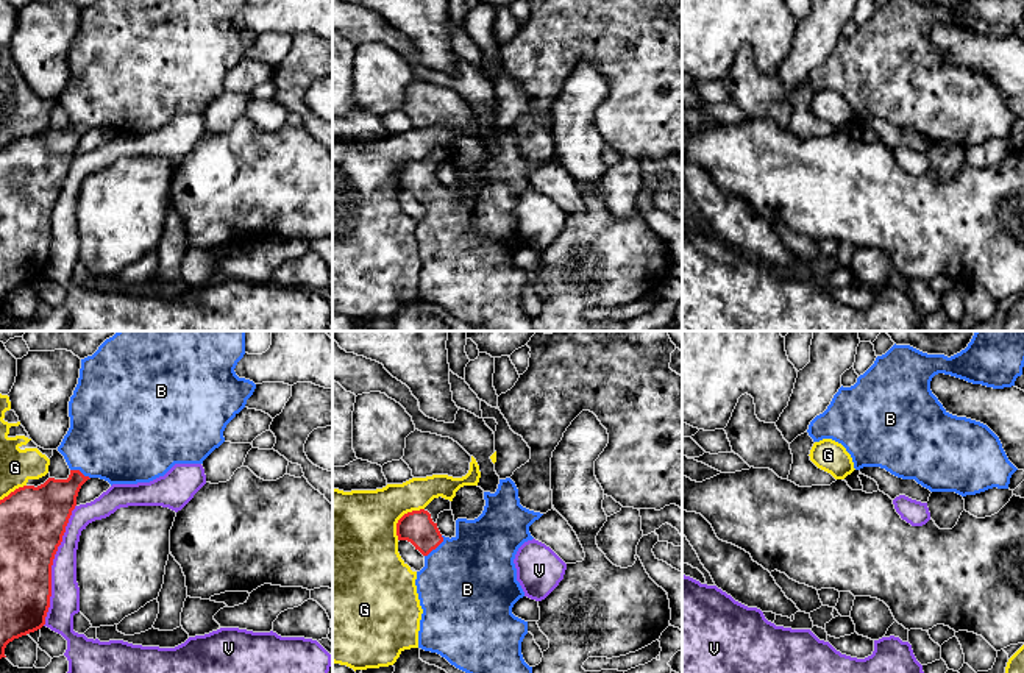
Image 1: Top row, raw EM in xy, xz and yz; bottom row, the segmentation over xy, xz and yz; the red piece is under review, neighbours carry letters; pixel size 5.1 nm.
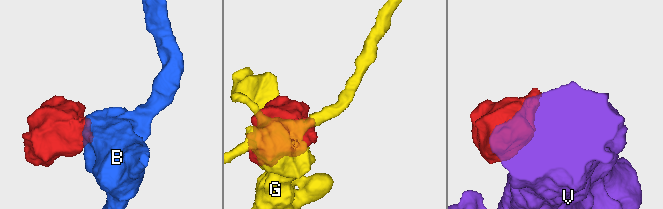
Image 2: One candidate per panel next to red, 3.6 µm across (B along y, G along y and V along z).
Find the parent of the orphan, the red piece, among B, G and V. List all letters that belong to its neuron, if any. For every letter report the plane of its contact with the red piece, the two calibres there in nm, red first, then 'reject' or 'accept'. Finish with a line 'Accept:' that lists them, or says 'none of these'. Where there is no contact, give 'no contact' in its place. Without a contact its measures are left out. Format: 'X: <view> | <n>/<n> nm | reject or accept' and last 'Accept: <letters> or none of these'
B: xz | 170/500 nm | accept
G: xz | 170/420 nm | reject
V: xy | 340/160 nm | reject
Accept: B

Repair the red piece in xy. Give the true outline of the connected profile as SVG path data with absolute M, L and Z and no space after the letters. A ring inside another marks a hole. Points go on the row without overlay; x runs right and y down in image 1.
M97 0L92 6L81 9L78 34L69 52L70 78L58 97L58 101L64 106L70 119L69 128L48 128L37 137L23 136L0 150L0 309L6 308L5 298L9 292L34 283L45 275L52 247L53 209L62 192L72 161L76 156L76 147L81 136L91 128L105 130L111 136L150 133L159 126L164 126L175 114L203 114L203 111L225 92L223 81L226 75L245 58L247 50L256 39L253 31L239 28L234 22L244 5L245 0Z

